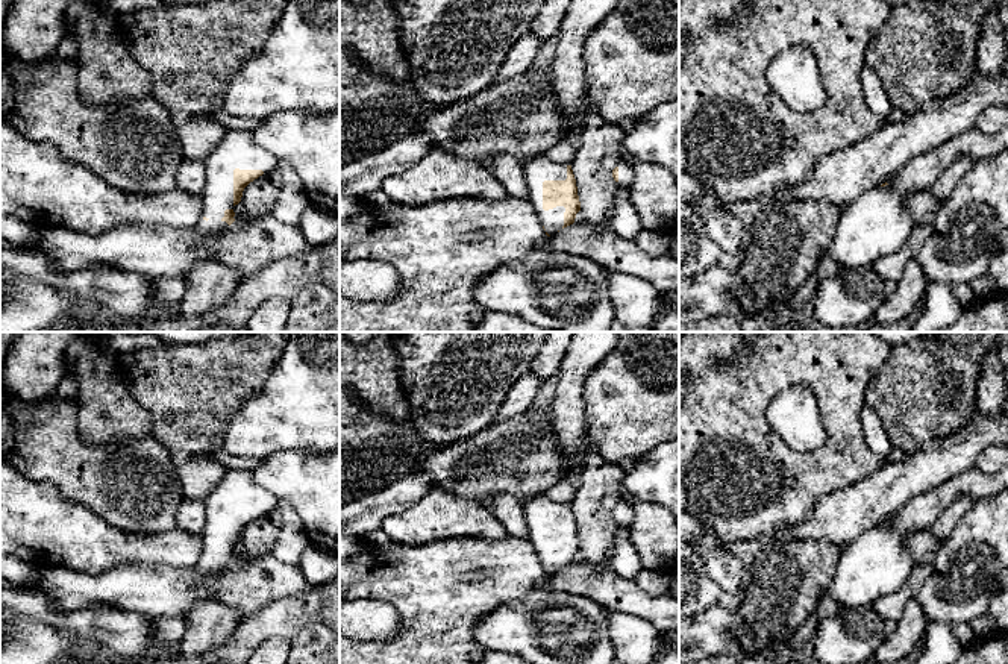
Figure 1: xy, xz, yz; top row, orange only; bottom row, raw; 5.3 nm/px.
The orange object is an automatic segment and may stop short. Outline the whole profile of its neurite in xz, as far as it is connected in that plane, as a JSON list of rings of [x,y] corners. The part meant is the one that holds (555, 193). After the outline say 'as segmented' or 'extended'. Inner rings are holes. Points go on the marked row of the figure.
[[[541,153],[523,162],[523,176],[529,202],[547,236],[574,223],[581,202],[571,165],[555,162]]]; extended

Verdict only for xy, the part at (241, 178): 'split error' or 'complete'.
split error

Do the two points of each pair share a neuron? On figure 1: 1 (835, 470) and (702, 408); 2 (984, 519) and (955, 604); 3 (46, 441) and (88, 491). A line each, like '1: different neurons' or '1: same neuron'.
1: same neuron
2: same neuron
3: same neuron

